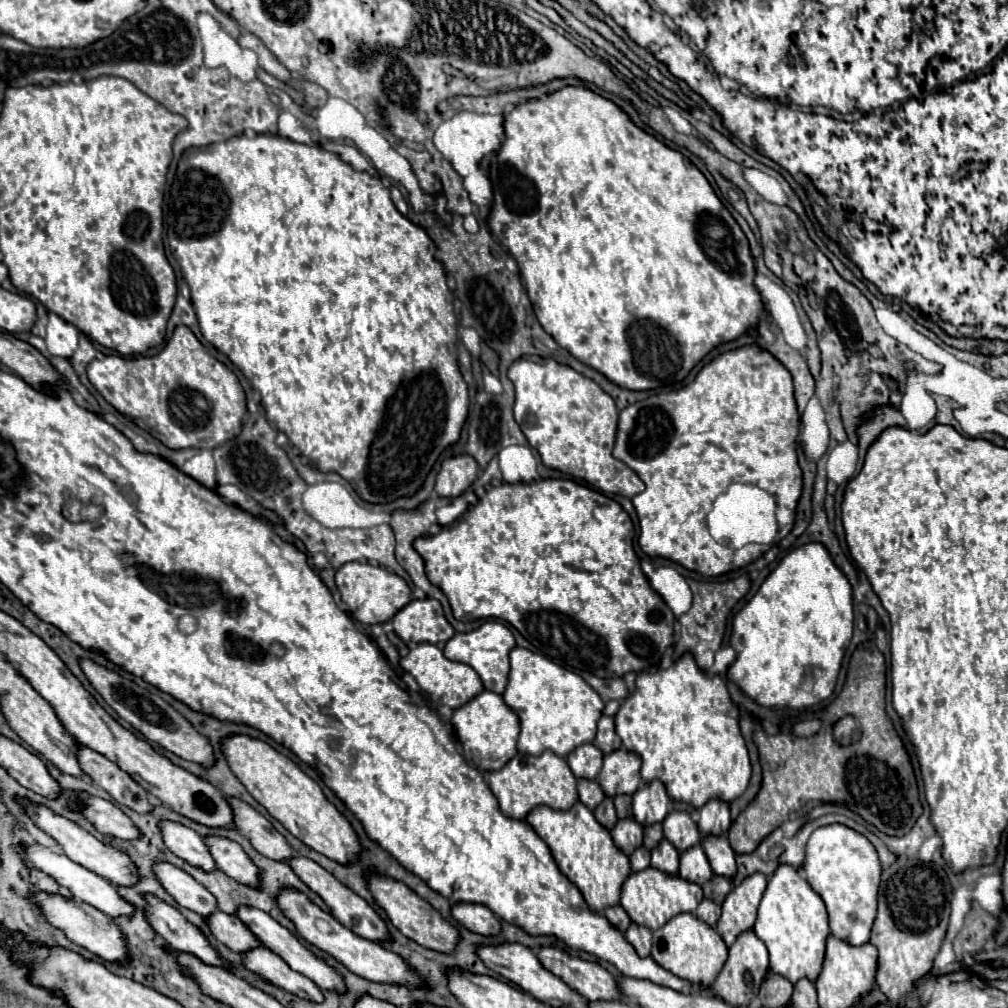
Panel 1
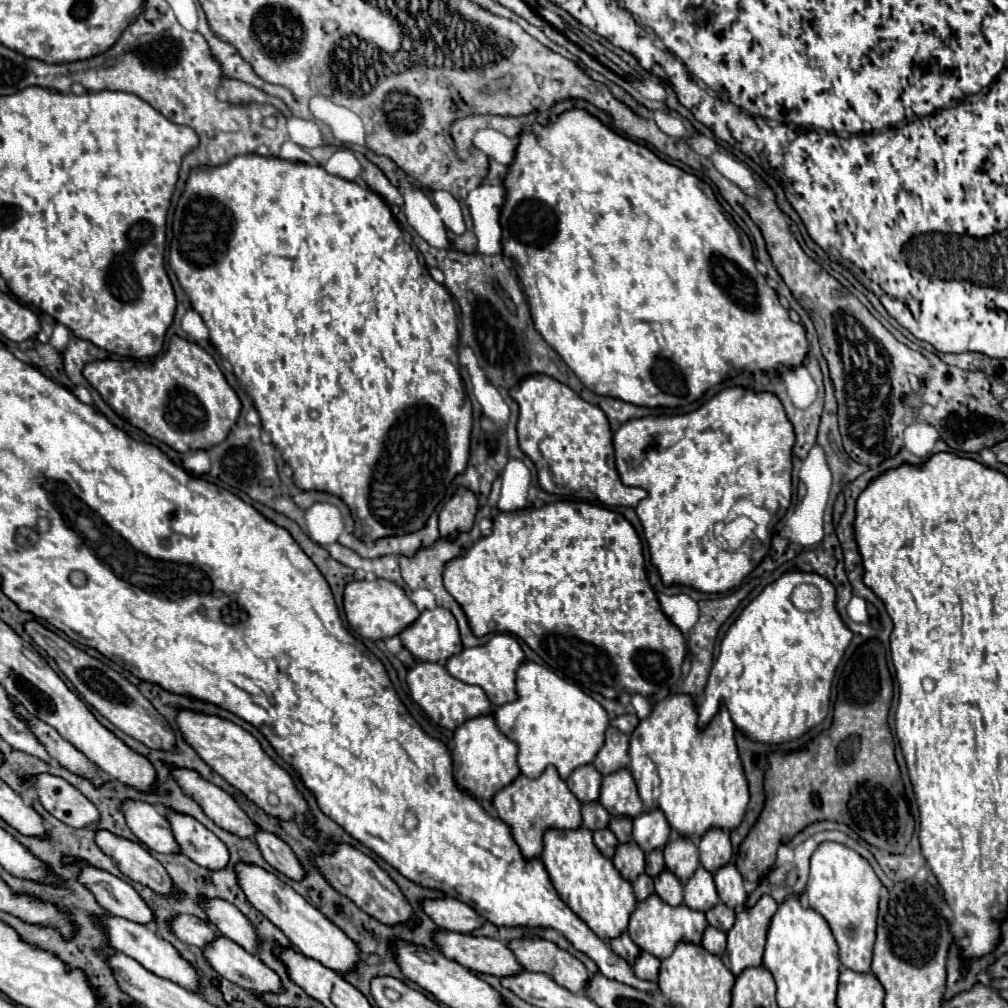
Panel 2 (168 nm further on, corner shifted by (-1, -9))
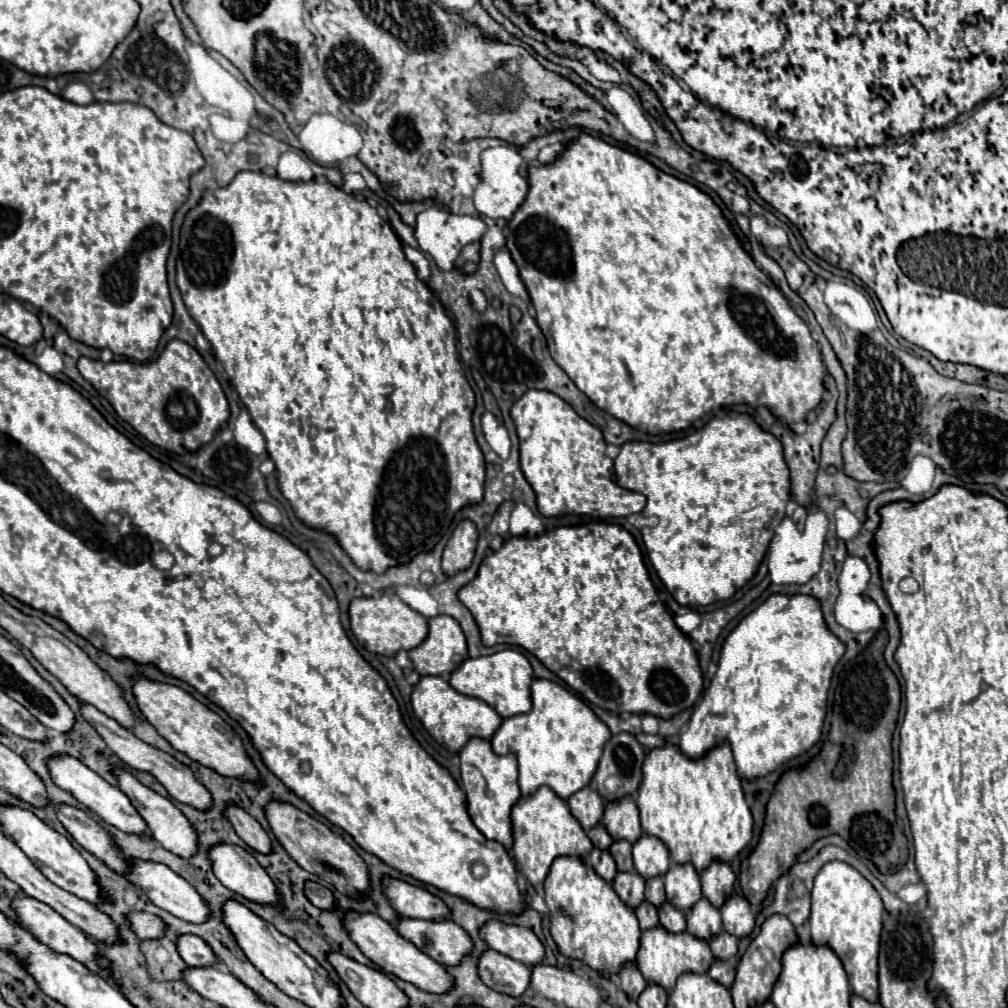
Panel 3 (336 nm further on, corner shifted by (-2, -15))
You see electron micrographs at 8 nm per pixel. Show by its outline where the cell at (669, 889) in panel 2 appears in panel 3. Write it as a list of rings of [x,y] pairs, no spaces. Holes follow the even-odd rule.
[[[666,900],[660,908],[660,924],[664,924],[664,928],[672,928],[672,932],[680,932],[680,928],[686,928],[686,920],[684,920],[684,912],[674,908],[670,904],[670,900]]]

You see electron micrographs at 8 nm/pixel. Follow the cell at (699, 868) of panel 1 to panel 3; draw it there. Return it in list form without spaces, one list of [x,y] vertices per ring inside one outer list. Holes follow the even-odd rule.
[[[700,898],[688,912],[686,912],[686,922],[688,922],[688,932],[696,932],[696,936],[712,936],[712,932],[720,932],[722,928],[722,918],[720,910],[710,904],[708,898]]]

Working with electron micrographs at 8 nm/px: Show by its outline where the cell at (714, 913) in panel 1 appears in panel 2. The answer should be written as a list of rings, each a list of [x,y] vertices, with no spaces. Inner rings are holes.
[[[709,926],[709,928],[705,930],[705,936],[703,936],[701,946],[703,946],[707,952],[715,954],[715,956],[723,956],[723,950],[725,950],[725,946],[727,946],[727,936],[725,936],[725,932]]]

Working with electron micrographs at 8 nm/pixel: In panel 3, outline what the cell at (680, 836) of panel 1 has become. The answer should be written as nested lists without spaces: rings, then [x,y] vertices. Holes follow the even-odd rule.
[[[672,862],[668,872],[664,874],[664,884],[666,884],[666,898],[676,904],[676,908],[692,908],[696,900],[702,896],[702,886],[700,886],[700,874],[698,870],[688,862],[688,864],[678,864]]]

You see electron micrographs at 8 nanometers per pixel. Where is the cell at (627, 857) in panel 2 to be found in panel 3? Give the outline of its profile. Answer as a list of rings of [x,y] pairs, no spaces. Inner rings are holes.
[[[618,872],[614,878],[614,890],[628,906],[636,908],[644,902],[644,878],[638,872]]]

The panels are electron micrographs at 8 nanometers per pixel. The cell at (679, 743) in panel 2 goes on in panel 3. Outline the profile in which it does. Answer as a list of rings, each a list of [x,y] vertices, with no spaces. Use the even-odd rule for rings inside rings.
[[[676,742],[648,750],[642,764],[642,782],[636,790],[642,828],[668,844],[674,862],[692,860],[702,872],[712,860],[730,862],[752,838],[752,812],[744,800],[728,742],[714,746],[702,758],[688,758]]]

